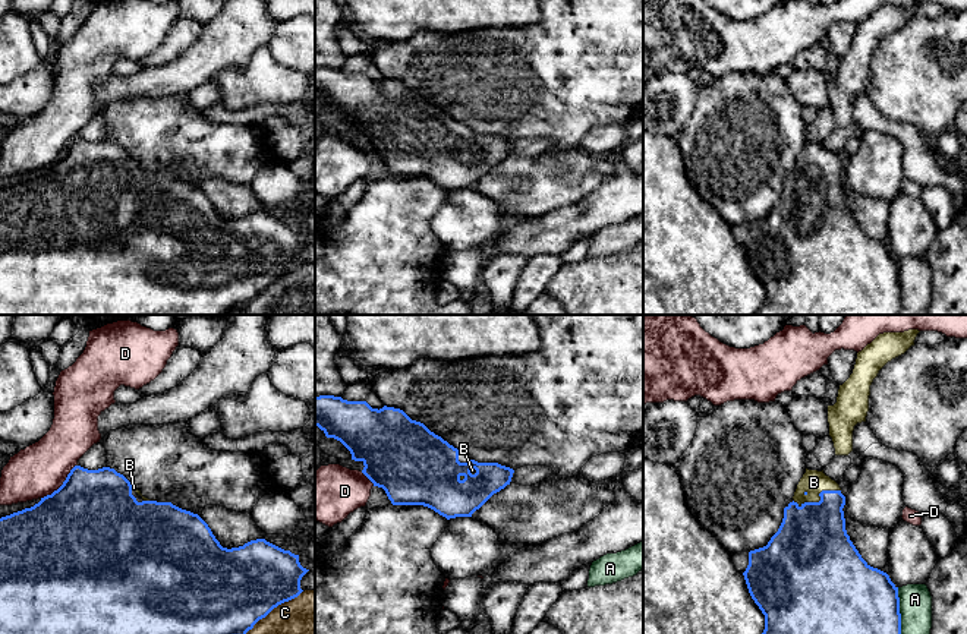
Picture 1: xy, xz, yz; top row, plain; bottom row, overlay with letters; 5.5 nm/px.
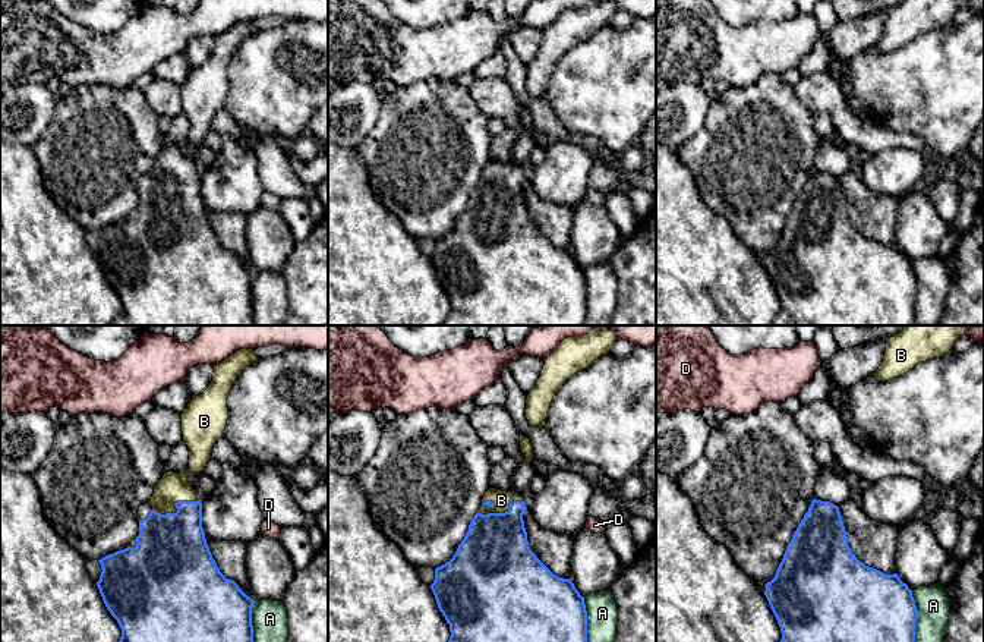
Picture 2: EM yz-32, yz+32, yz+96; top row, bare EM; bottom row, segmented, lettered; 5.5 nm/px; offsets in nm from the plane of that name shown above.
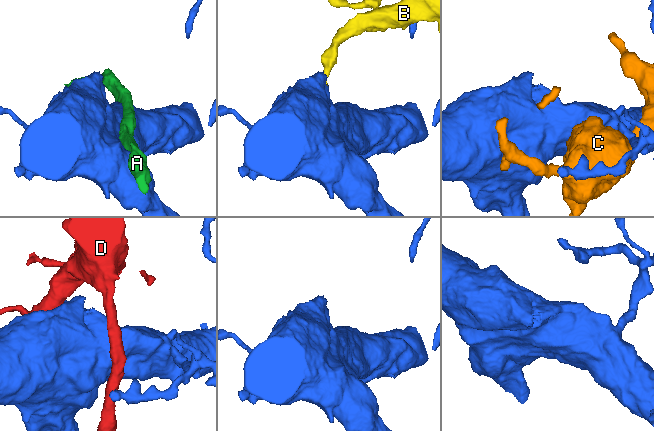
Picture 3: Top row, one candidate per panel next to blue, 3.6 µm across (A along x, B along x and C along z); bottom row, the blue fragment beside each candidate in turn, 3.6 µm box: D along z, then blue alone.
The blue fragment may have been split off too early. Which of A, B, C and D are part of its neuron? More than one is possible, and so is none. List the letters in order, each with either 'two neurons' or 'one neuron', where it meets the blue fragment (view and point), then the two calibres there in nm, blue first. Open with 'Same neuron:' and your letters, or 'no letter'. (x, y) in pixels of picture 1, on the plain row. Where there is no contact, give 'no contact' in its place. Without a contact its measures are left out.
Same neuron: B
A: two neurons; contact yz (900, 287); calibres 500 and 180 nm
B: one neuron; contact yz (821, 172); calibres 400 and 140 nm
C: two neurons; contact xy (271, 281); calibres 460 and 480 nm
D: two neurons; contact xy (62, 157); calibres 500 and 280 nm

